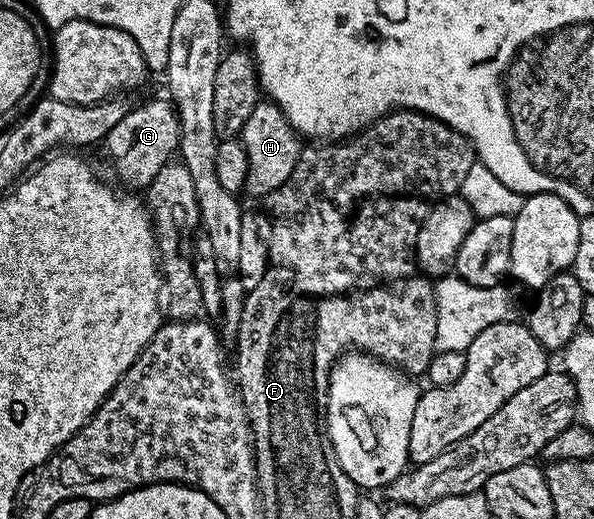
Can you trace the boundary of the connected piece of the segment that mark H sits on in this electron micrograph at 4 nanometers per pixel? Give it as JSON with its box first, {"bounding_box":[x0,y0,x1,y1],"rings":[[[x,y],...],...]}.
{"bounding_box":[239,99,303,198],"rings":[[[262,99],[257,102],[255,111],[243,123],[239,134],[241,145],[246,151],[247,167],[244,192],[253,197],[268,198],[295,171],[295,163],[299,163],[303,141],[299,134],[291,127],[287,115],[274,101]]]}

